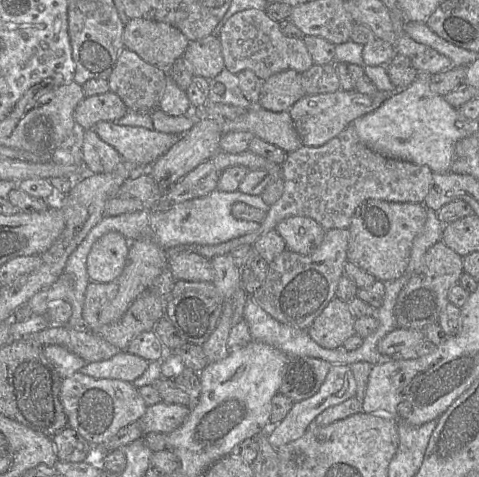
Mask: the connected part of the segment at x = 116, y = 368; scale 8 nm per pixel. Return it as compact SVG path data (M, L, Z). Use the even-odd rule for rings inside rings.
M121 350L108 360L86 363L79 371L96 379L119 379L132 383L148 366L148 360Z

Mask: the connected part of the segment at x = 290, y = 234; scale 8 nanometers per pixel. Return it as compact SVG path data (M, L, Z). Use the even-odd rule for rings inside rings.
M307 216L288 217L275 227L289 251L307 255L321 245L326 230L314 219Z

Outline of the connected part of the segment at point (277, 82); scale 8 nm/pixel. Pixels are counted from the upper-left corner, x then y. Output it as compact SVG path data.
M288 70L264 80L257 106L271 112L288 111L306 95L301 76L294 70Z

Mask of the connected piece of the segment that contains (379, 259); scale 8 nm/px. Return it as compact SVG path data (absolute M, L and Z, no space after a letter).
M368 199L354 212L348 227L348 261L372 274L377 281L390 282L405 272L415 237L423 230L427 209L423 203L396 203Z

